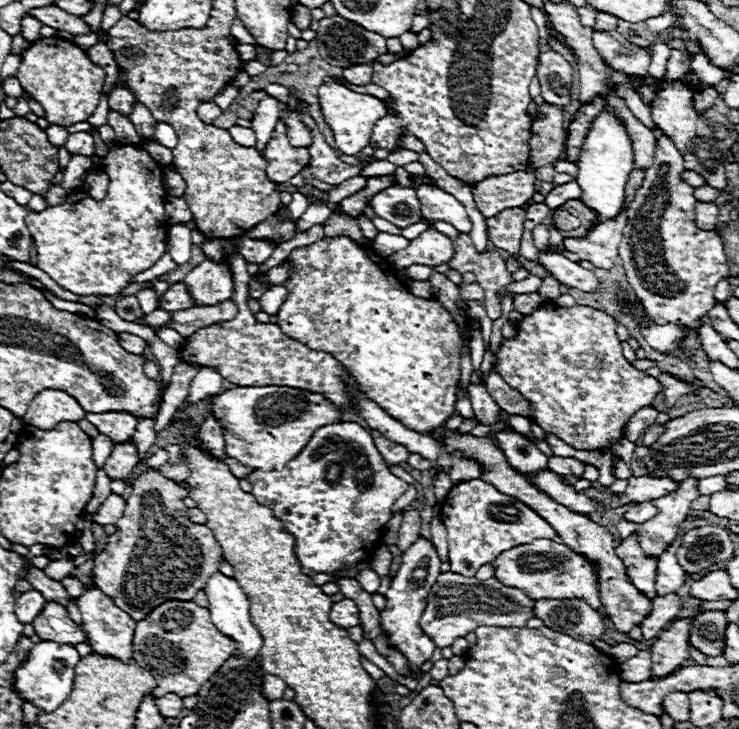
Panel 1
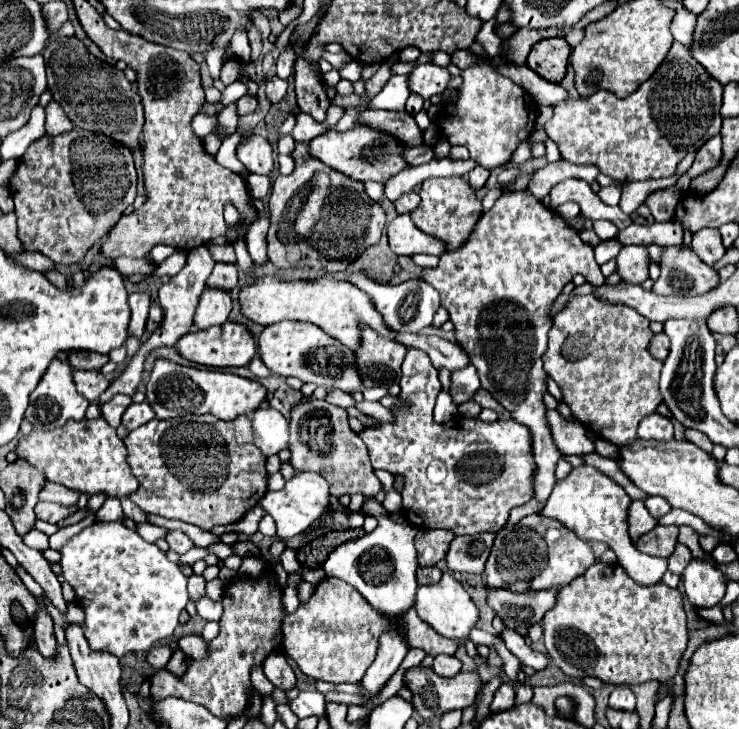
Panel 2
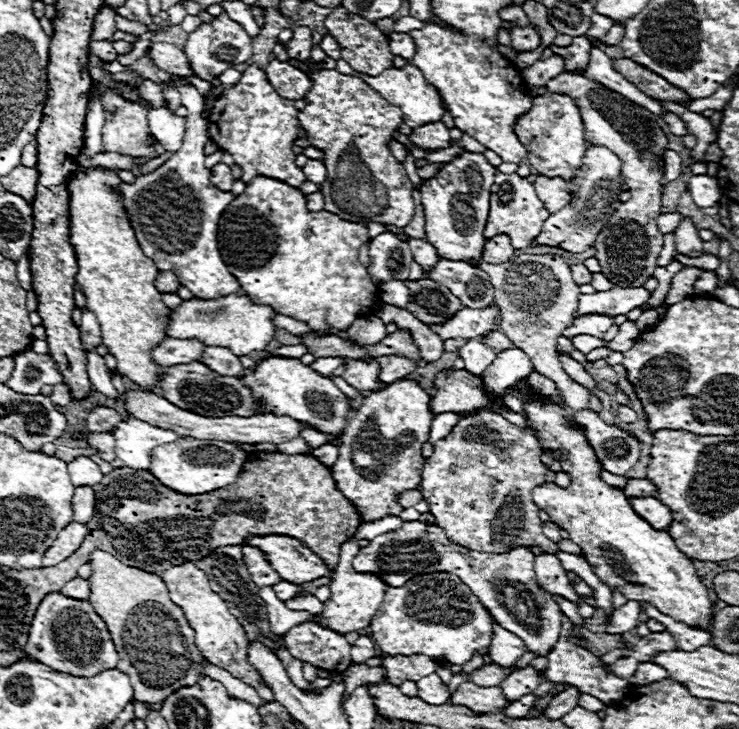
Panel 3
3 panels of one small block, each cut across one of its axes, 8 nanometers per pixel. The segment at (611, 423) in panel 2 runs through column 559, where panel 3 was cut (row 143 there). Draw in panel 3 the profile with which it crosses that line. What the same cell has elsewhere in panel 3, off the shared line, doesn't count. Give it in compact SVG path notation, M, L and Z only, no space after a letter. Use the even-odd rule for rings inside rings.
M320 70L310 74L314 86L306 94L308 104L300 110L300 126L308 132L312 146L320 148L326 158L328 182L320 186L326 208L352 222L376 222L404 228L412 222L414 200L412 182L404 166L390 154L386 142L402 122L402 110L388 104L364 80L336 70ZM338 100L338 102L330 102Z

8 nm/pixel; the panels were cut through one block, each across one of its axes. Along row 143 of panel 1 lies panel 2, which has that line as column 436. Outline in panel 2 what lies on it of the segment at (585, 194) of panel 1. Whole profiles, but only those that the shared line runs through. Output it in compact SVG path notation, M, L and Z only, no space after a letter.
M444 574L438 584L418 586L414 608L416 608L418 616L426 624L430 624L438 634L442 634L446 638L454 638L454 640L466 640L470 630L478 622L478 616L480 616L476 604L470 598L470 594L462 588L462 584L452 574Z

